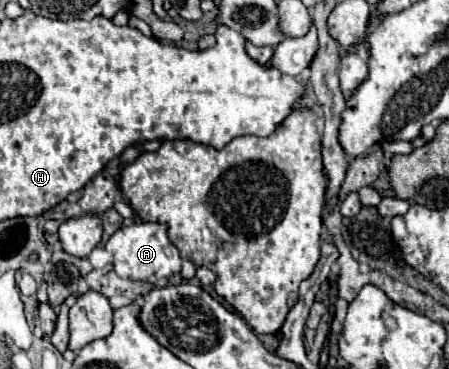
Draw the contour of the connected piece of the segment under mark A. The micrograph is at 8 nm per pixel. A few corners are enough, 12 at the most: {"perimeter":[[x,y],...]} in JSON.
{"perimeter":[[165,224],[121,226],[107,242],[117,276],[157,284],[179,272]]}

